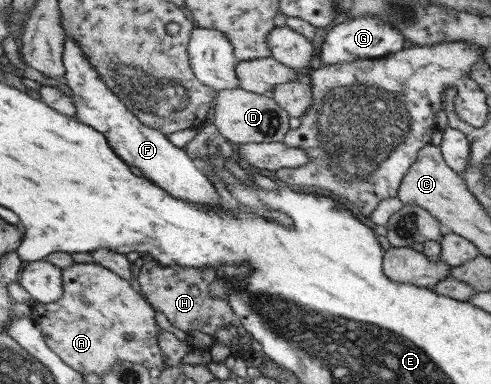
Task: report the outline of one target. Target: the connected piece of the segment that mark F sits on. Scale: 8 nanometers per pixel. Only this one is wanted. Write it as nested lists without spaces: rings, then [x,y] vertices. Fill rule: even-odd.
[[[68,38],[65,43],[64,65],[67,74],[64,82],[72,92],[72,99],[77,105],[78,120],[83,124],[89,124],[93,128],[102,132],[115,152],[121,156],[127,164],[136,169],[145,177],[149,177],[161,188],[165,188],[179,200],[189,201],[195,205],[211,207],[217,209],[221,204],[221,196],[213,182],[203,174],[198,161],[189,158],[183,147],[175,146],[167,134],[159,129],[151,128],[150,125],[143,124],[143,121],[131,112],[130,108],[114,93],[101,73],[91,65],[91,60],[83,52],[78,41]]]

